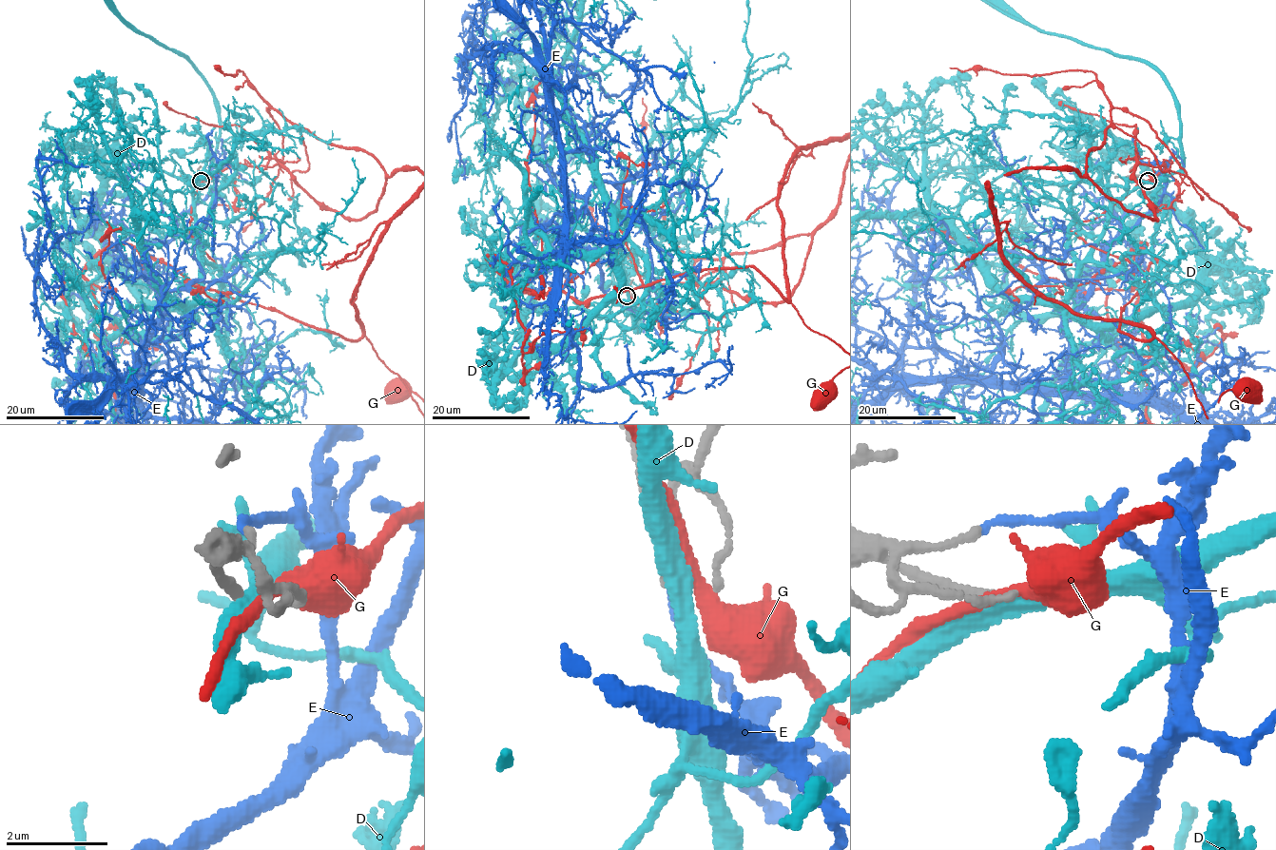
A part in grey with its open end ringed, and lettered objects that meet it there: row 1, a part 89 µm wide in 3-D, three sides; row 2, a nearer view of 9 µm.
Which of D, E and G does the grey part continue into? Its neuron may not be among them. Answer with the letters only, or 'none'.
none

